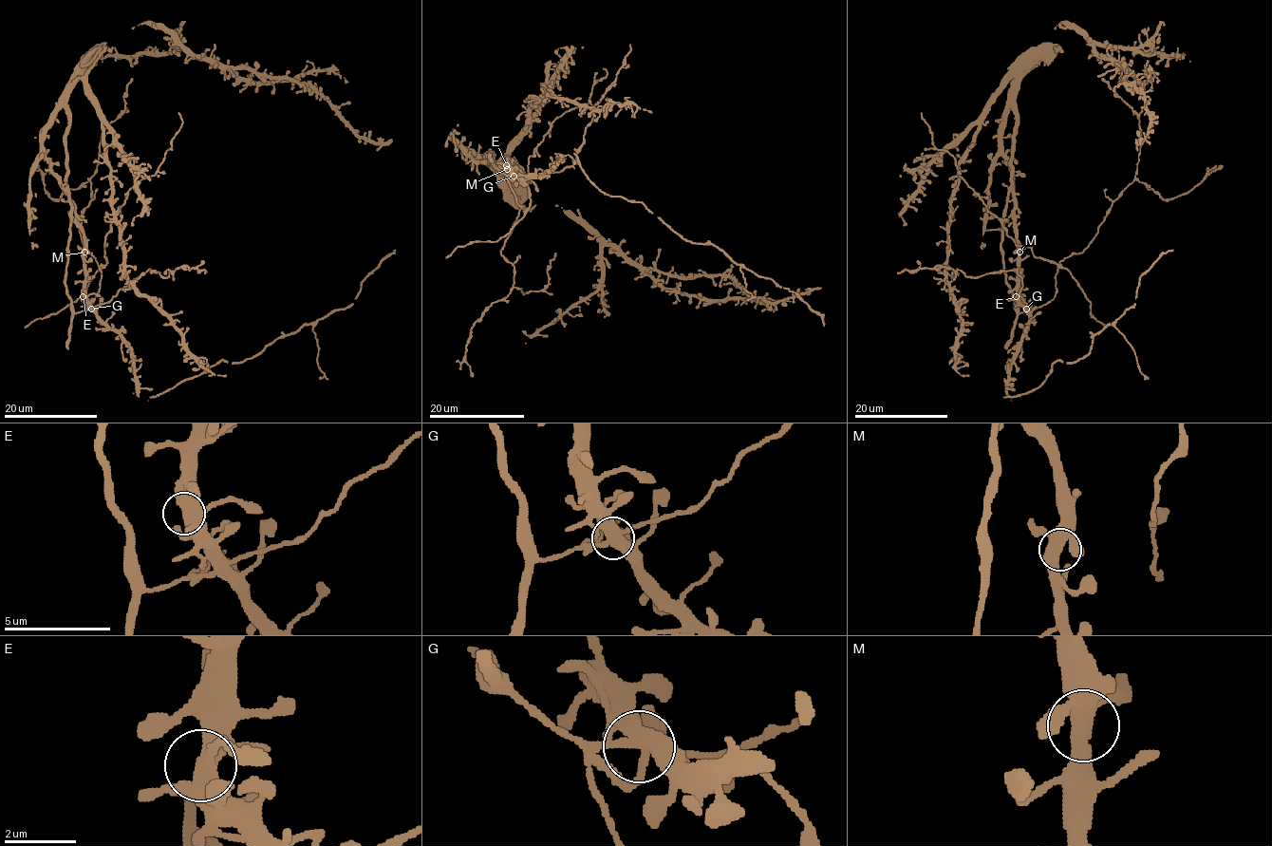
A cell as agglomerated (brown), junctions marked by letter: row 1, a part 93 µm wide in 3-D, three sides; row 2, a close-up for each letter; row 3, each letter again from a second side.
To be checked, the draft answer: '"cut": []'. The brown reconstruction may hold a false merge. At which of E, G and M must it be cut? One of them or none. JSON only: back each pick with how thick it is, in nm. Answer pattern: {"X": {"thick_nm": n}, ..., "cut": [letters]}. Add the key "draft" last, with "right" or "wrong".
{"cut": [], "draft": "right"}

